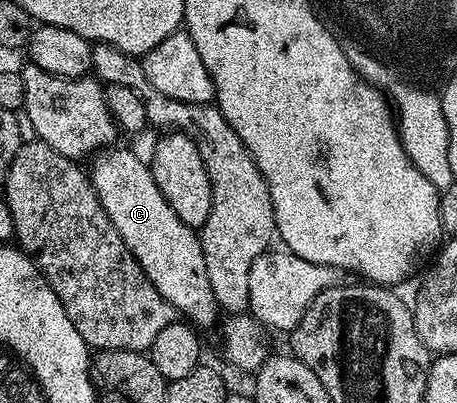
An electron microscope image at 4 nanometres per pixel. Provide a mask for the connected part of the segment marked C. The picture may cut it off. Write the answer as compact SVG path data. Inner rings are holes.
M119 146L104 149L90 160L90 163L92 162L91 167L89 166L91 188L95 190L95 195L101 201L109 221L113 221L113 229L121 233L121 241L125 241L129 253L133 253L137 265L141 265L145 277L149 277L157 293L161 293L161 297L165 297L165 301L169 301L169 305L173 305L176 312L196 328L204 329L203 327L213 326L215 318L217 318L216 323L220 318L221 308L213 297L213 285L209 285L209 273L205 269L205 253L201 249L199 231L185 225L185 221L181 221L181 217L173 213L173 205L165 201L161 189L157 189L157 181L153 181L150 166L144 160L142 163L133 152Z

